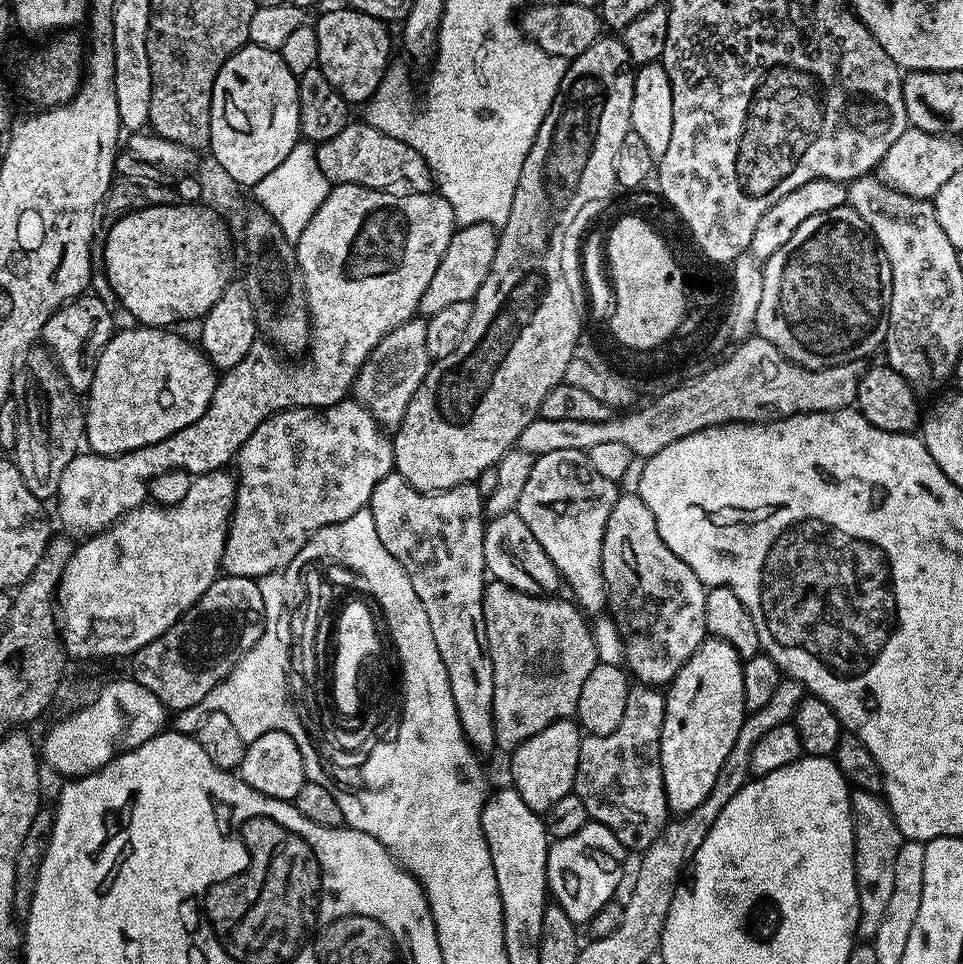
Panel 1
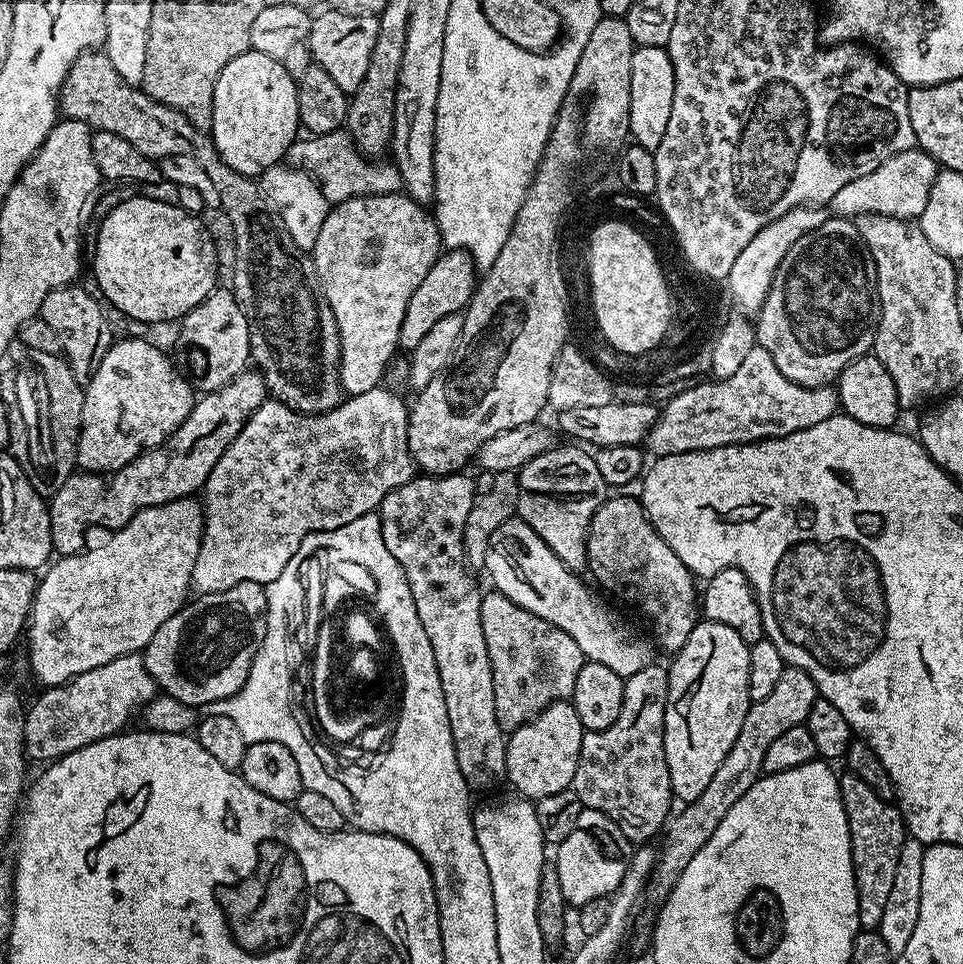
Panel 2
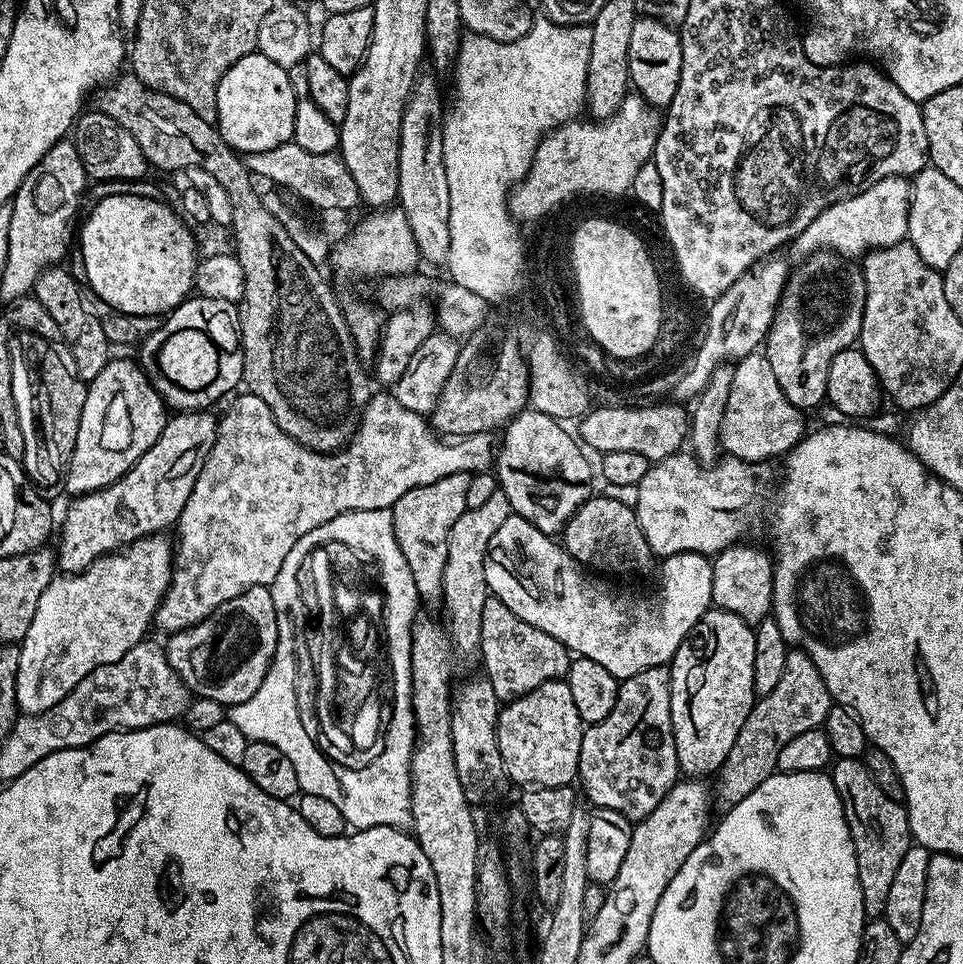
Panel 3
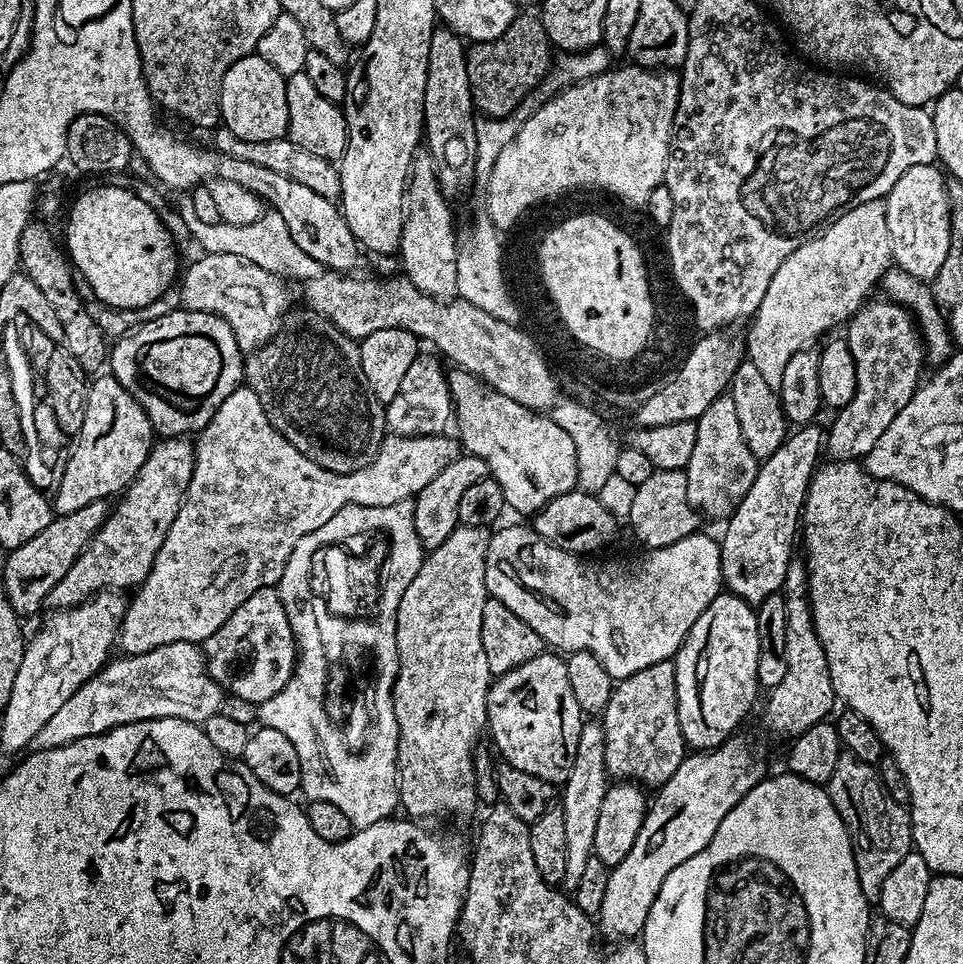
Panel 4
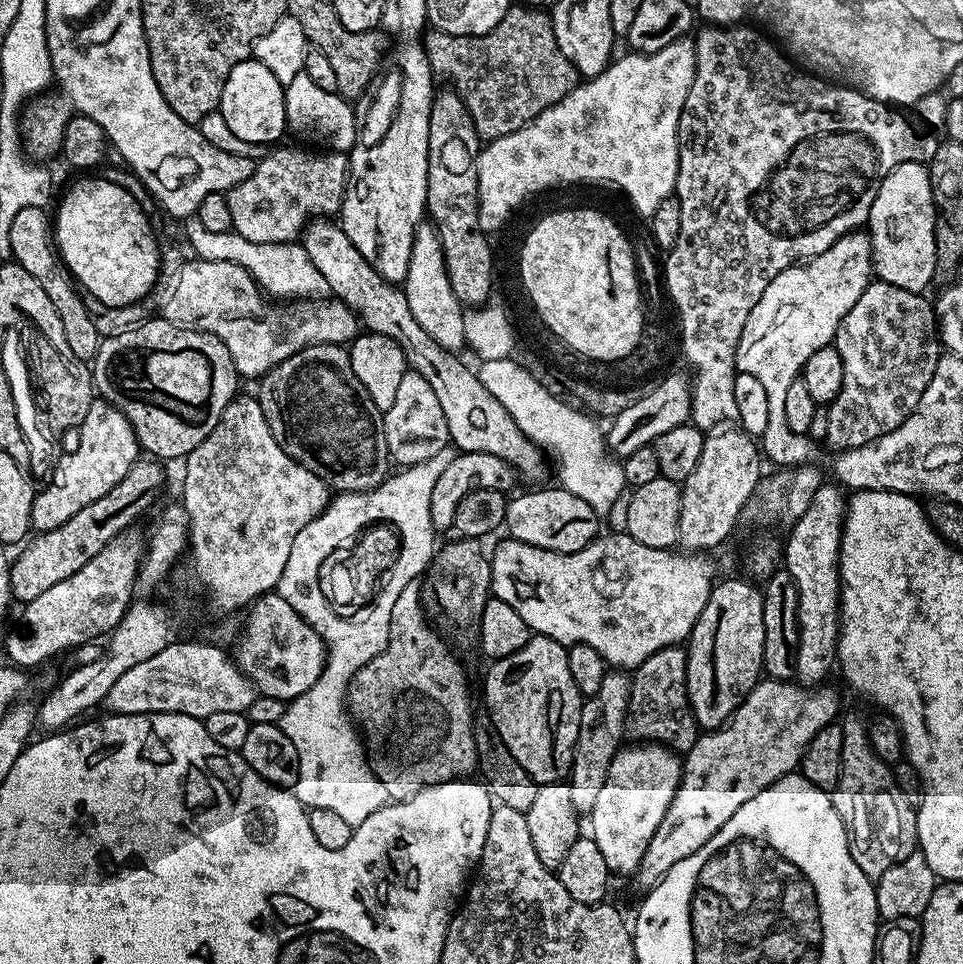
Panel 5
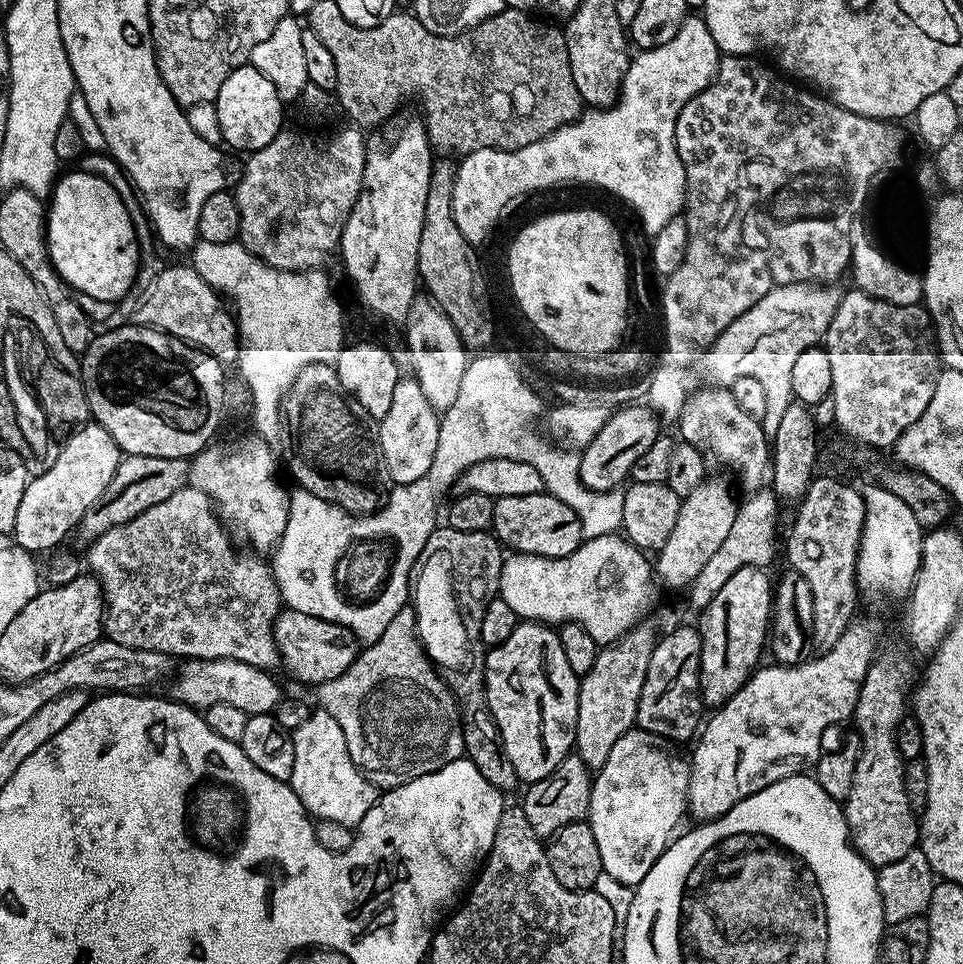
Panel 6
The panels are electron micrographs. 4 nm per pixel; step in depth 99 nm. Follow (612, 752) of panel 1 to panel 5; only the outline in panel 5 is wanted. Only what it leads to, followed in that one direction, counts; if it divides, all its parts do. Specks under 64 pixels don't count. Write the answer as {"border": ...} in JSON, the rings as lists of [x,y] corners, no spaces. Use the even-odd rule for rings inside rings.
{"border":[[[683,647],[663,648],[634,669],[632,689],[628,699],[626,732],[636,742],[663,744],[677,754],[686,754],[694,746],[698,725],[688,701],[686,666],[688,653]]]}

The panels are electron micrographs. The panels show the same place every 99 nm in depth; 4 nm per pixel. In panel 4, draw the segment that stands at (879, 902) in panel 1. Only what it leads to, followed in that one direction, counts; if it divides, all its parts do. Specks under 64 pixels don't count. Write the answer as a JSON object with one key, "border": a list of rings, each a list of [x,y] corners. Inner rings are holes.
{"border":[[[841,751],[826,791],[848,827],[848,835],[852,837],[852,856],[856,859],[858,886],[862,886],[862,894],[869,902],[879,901],[882,882],[886,882],[890,870],[894,870],[894,866],[898,866],[898,862],[902,862],[902,858],[906,858],[906,854],[914,848],[909,809],[894,802],[873,765],[854,758],[846,751]]]}

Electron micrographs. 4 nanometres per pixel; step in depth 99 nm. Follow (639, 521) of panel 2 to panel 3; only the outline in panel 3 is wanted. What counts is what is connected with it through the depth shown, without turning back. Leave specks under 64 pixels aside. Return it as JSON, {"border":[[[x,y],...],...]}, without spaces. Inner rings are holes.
{"border":[[[603,494],[589,495],[588,501],[569,518],[562,533],[562,543],[578,563],[600,574],[604,571],[644,572],[654,561],[652,547],[640,529],[636,509],[614,502],[614,498]]]}

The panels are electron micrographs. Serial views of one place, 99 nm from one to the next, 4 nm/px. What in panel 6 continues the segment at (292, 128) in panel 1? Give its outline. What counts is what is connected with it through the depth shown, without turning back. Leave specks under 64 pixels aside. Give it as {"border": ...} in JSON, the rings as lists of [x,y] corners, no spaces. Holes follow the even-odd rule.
{"border":[[[245,66],[234,69],[226,82],[222,82],[222,90],[218,90],[218,98],[214,103],[221,124],[221,138],[229,149],[237,148],[243,154],[254,153],[267,146],[282,131],[283,124],[280,123],[284,120],[285,105],[266,74],[257,68]]]}

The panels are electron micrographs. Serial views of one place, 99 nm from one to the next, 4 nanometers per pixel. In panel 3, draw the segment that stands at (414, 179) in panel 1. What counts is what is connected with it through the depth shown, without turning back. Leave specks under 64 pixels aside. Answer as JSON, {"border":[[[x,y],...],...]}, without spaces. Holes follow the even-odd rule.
{"border":[[[295,142],[276,146],[273,150],[247,153],[244,165],[255,177],[274,182],[293,192],[300,200],[321,208],[324,212],[348,212],[355,204],[361,203],[354,174],[346,168],[346,162],[336,152],[330,154],[310,154]]]}

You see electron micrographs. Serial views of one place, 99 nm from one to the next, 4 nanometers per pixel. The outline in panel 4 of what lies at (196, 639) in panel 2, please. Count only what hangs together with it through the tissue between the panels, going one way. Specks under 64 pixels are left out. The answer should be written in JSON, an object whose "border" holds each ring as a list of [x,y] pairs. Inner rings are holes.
{"border":[[[275,587],[259,588],[210,638],[202,641],[204,665],[210,678],[218,682],[228,696],[237,696],[254,705],[262,705],[274,698],[290,682],[296,668],[298,649],[282,598]]]}

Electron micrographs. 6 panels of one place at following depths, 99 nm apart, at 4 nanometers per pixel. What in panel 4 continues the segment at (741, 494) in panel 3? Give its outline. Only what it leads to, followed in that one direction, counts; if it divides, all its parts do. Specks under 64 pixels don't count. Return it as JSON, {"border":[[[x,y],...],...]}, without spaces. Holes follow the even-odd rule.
{"border":[[[653,470],[646,482],[636,485],[627,523],[645,549],[665,548],[697,531],[698,513],[687,501],[687,478],[681,470]]]}

